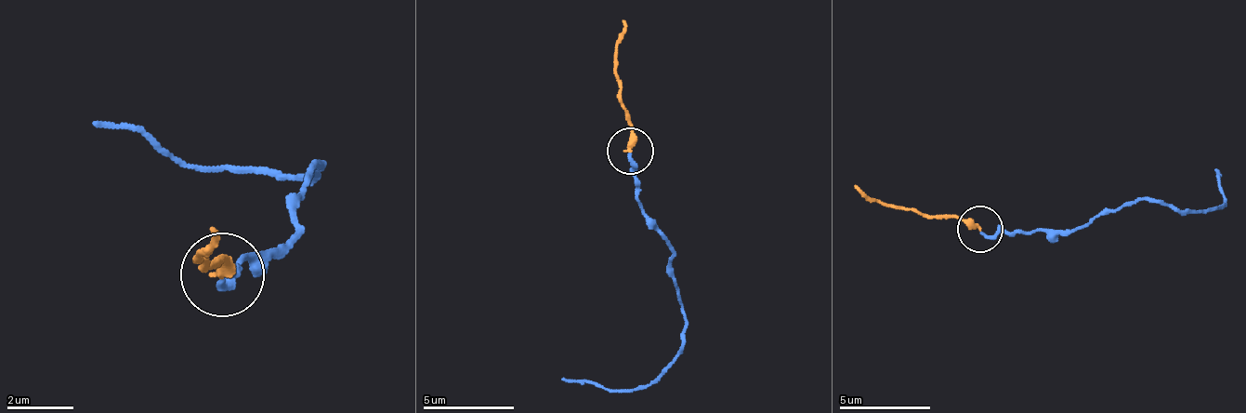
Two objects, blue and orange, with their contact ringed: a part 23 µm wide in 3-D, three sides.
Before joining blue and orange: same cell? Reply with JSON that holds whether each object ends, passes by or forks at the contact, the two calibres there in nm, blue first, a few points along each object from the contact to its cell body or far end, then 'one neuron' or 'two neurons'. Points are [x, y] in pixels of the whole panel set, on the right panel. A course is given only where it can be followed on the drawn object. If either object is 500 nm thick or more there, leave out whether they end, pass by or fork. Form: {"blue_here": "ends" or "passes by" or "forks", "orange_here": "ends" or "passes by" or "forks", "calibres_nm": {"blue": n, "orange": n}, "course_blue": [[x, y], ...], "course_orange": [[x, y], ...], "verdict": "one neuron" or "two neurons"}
{"blue_here": "ends", "orange_here": "ends", "calibres_nm": {"blue": 200, "orange": 360}, "course_blue": [[981, 230], [1068, 234], [1141, 201], [1218, 209], [1223, 199], [1217, 170]], "course_orange": [[981, 230], [958, 216], [894, 210], [853, 184]], "verdict": "two neurons"}

